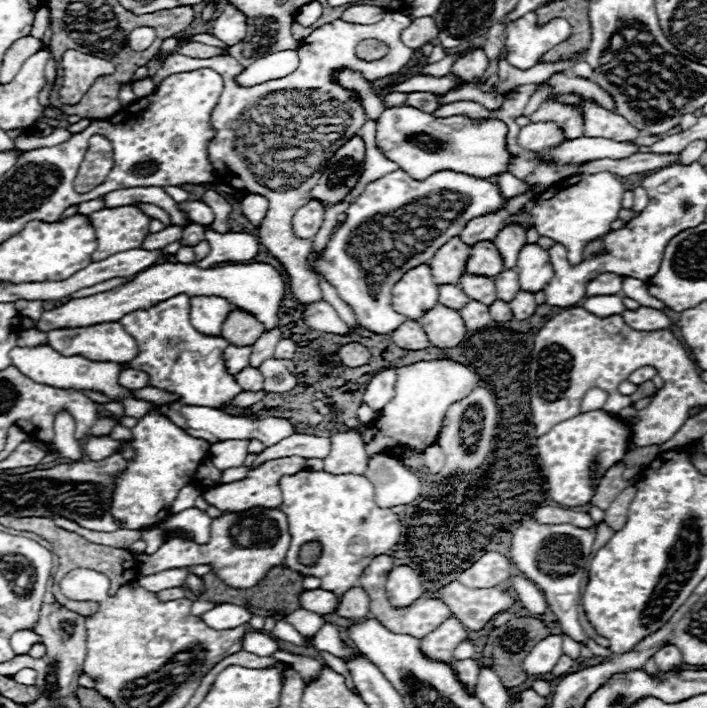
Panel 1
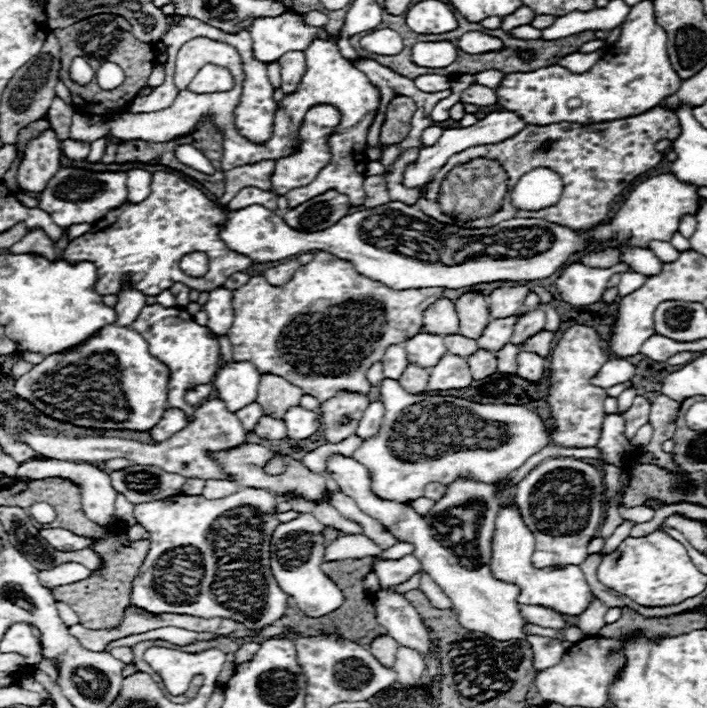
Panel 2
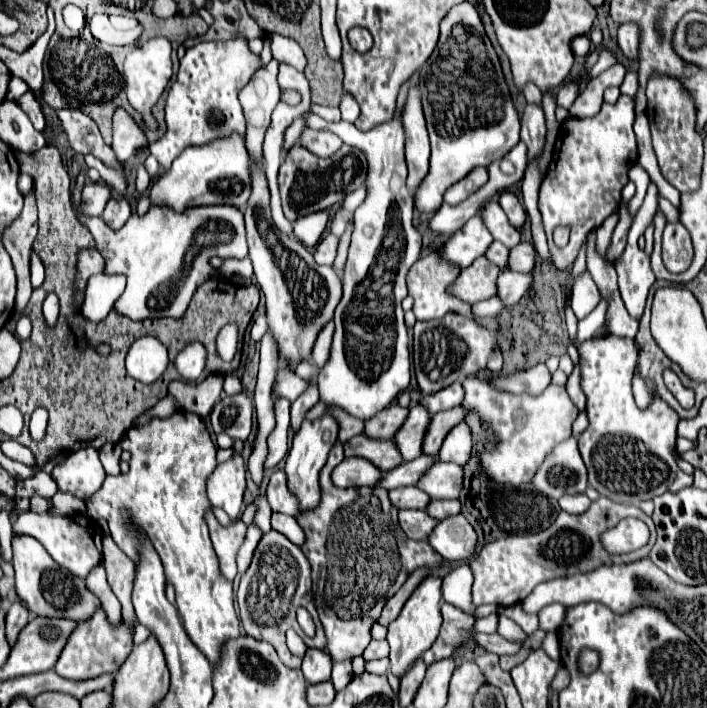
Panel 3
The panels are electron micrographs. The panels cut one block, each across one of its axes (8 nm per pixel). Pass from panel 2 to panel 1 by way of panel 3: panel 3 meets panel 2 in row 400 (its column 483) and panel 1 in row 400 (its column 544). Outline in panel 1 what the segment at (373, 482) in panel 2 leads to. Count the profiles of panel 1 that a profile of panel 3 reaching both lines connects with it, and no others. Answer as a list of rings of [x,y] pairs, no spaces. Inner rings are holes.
[[[434,358],[400,366],[396,368],[396,374],[398,378],[394,386],[394,398],[384,406],[378,426],[366,428],[368,454],[386,454],[394,442],[402,442],[424,452],[432,442],[436,442],[448,406],[462,400],[462,396],[470,394],[470,390],[478,384],[478,374],[470,366],[450,358]]]

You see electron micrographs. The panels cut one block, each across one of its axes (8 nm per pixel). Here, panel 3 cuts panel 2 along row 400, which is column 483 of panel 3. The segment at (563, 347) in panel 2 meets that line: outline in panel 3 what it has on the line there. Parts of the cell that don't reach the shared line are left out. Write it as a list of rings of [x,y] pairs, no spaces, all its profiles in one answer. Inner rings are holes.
[[[600,496],[582,514],[560,512],[556,522],[550,528],[542,530],[542,532],[510,534],[510,536],[504,536],[490,542],[490,544],[486,544],[480,550],[480,554],[470,558],[470,562],[468,562],[472,566],[472,570],[474,570],[472,604],[474,606],[480,606],[480,604],[510,606],[510,604],[522,602],[534,590],[534,584],[540,584],[540,582],[546,582],[546,580],[552,580],[552,578],[582,574],[582,572],[594,570],[596,566],[610,566],[610,564],[624,564],[624,562],[642,560],[652,550],[654,540],[656,540],[654,522],[638,506],[618,504],[618,502],[612,502],[610,498]],[[626,516],[636,516],[636,518],[640,518],[640,520],[644,520],[648,524],[648,528],[652,532],[650,542],[646,546],[642,546],[640,550],[634,550],[630,554],[610,556],[602,548],[602,544],[598,540],[598,534],[602,534],[604,530],[616,526],[618,520],[622,520]]]

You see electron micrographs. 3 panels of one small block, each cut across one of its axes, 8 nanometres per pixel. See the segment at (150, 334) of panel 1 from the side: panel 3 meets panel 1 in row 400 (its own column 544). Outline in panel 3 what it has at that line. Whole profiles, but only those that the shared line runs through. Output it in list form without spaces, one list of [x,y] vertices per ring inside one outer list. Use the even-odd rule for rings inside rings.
[[[620,96],[616,104],[602,104],[600,112],[592,118],[568,118],[562,122],[558,140],[554,146],[554,156],[548,166],[546,178],[540,186],[540,212],[544,218],[544,228],[548,236],[548,246],[550,246],[550,256],[552,256],[552,266],[560,272],[570,272],[572,264],[584,244],[584,238],[590,230],[598,228],[612,212],[618,210],[620,206],[620,192],[628,182],[628,168],[636,164],[638,152],[636,152],[636,136],[632,130],[634,124],[634,100],[630,96]],[[560,224],[566,224],[572,228],[570,242],[564,248],[558,248],[552,242],[552,230]]]

